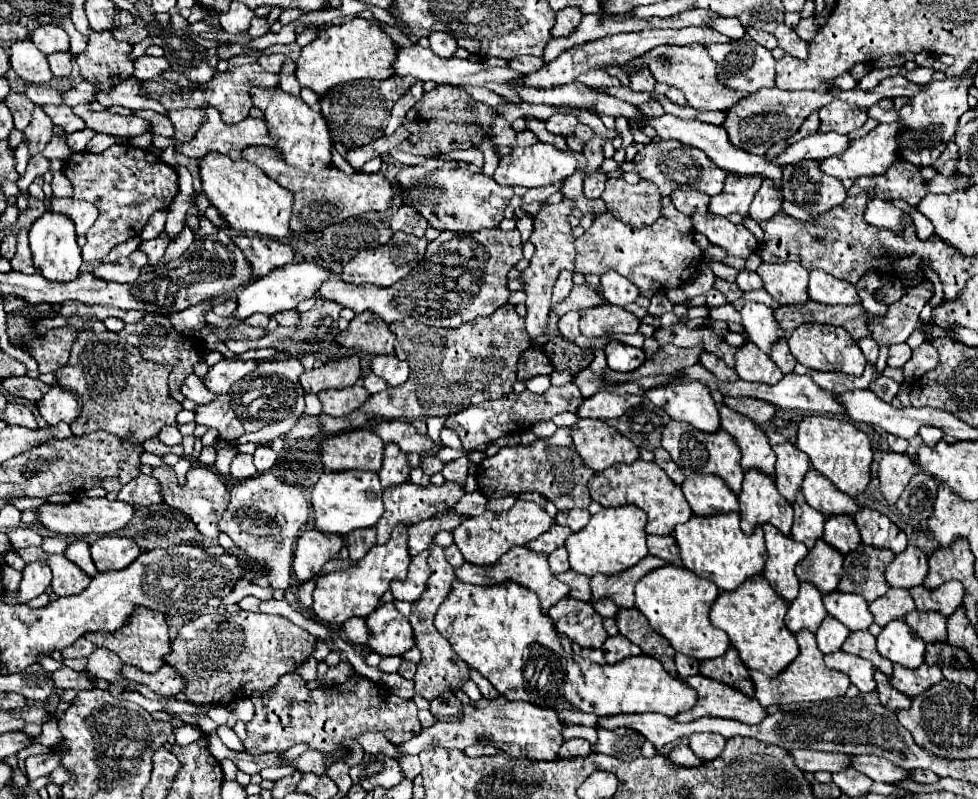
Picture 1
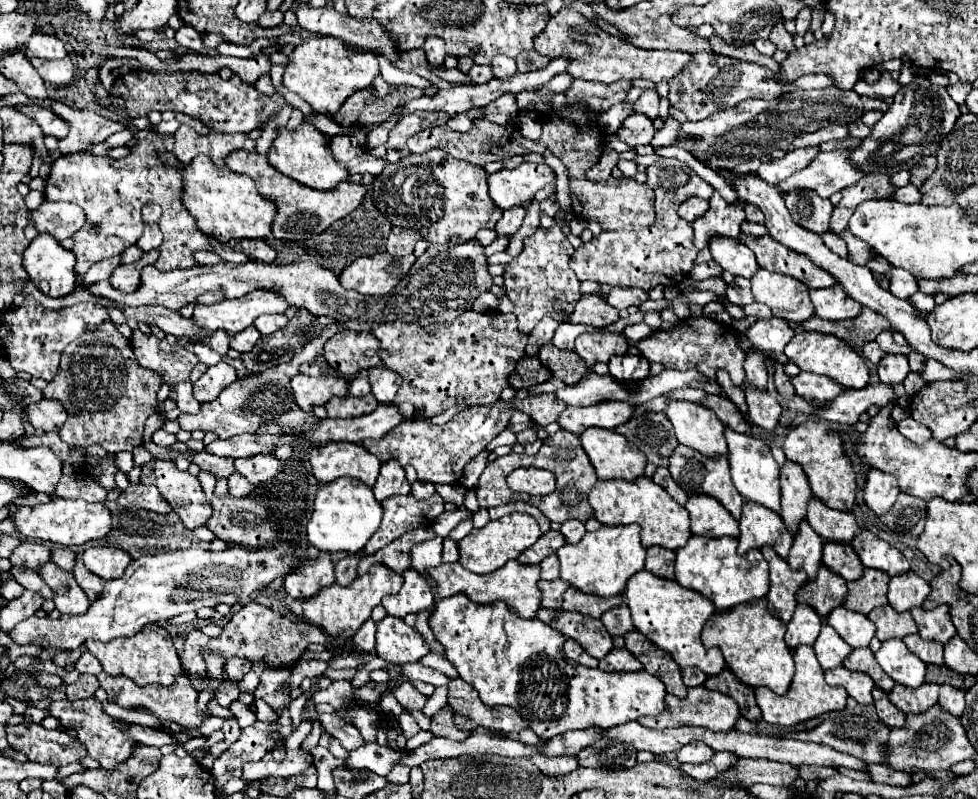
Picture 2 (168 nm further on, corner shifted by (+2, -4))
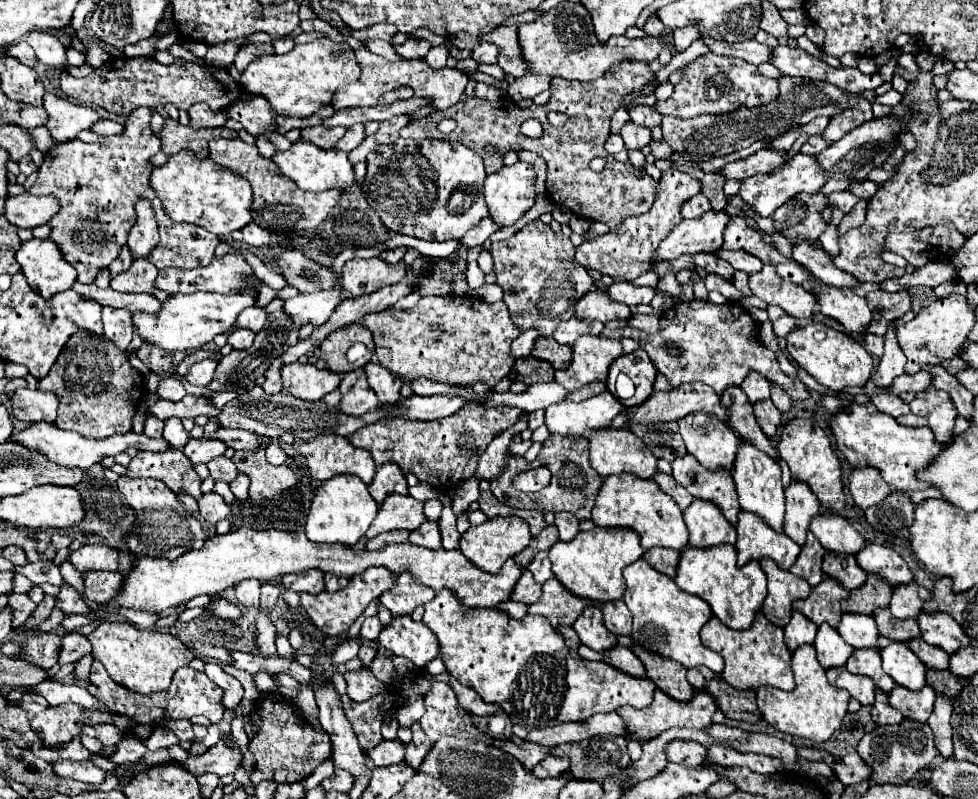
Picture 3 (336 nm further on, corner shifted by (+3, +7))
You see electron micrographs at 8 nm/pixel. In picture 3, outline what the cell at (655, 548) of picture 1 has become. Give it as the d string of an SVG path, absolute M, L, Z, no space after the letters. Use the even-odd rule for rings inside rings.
M653 548L643 554L643 558L661 574L667 574L669 578L675 578L677 574L677 564L679 564L681 552L671 550L671 548Z

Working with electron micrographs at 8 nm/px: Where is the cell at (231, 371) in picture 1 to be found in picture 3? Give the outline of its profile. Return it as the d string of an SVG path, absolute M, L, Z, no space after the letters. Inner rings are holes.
M203 360L203 362L197 362L189 368L187 372L187 380L195 386L207 386L211 380L213 380L213 374L215 374L215 366L217 362L215 360Z

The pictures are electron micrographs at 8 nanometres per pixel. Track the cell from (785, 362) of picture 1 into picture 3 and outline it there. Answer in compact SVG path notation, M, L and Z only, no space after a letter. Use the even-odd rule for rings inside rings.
M771 386L771 402L777 406L779 412L787 412L791 408L791 398L779 386Z

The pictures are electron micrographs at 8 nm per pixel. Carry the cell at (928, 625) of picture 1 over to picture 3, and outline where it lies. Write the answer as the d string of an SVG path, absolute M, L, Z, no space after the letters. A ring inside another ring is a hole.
M921 638L909 640L907 646L921 658L921 662L923 662L927 668L933 668L933 670L945 670L945 668L949 666L949 656L947 656L941 648L933 648L933 646L925 644Z

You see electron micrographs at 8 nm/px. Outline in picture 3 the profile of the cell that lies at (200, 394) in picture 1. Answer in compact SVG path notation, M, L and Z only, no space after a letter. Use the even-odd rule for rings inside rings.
M167 378L167 380L159 380L159 386L157 390L153 390L153 394L157 398L163 398L163 400L171 400L171 402L177 402L181 400L187 392L183 388L183 384L175 378Z

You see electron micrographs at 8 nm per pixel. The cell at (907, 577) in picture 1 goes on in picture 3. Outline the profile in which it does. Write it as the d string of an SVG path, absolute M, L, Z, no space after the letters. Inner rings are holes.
M915 582L907 584L907 586L899 586L893 590L893 598L891 598L891 614L899 620L907 620L907 618L917 618L923 610L923 604L931 598L931 594L923 588L917 586Z

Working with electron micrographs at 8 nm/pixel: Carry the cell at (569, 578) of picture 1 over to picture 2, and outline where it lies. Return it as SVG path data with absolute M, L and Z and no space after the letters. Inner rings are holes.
M554 579L554 581L540 581L538 587L542 589L542 607L560 609L562 595L570 587L570 583L562 581L562 579Z

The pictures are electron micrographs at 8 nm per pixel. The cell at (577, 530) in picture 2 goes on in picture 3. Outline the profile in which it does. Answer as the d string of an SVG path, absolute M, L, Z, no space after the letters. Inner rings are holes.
M557 512L555 514L555 526L559 530L559 540L569 542L577 536L579 532L579 520L571 516L571 512Z

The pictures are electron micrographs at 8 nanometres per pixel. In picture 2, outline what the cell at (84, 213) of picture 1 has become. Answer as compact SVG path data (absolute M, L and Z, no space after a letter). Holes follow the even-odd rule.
M44 201L36 211L30 211L30 221L40 233L52 233L64 241L86 225L86 213L74 203Z

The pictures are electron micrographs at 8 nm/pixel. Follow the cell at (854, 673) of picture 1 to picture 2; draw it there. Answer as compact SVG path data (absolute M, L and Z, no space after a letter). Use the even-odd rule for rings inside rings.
M834 667L834 671L826 671L826 683L844 687L848 695L854 697L860 705L872 703L874 681L860 671L846 671L844 667Z

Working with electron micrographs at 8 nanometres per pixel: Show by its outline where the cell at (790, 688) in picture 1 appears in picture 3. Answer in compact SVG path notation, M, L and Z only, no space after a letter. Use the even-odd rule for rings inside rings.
M813 646L797 648L793 652L791 668L793 668L795 682L797 682L797 688L793 692L783 692L771 686L757 690L757 704L763 714L763 720L783 734L797 736L797 738L809 738L813 742L825 742L833 736L837 728L841 728L851 696L849 692L835 688L827 682L825 670L821 668L821 664L817 664Z

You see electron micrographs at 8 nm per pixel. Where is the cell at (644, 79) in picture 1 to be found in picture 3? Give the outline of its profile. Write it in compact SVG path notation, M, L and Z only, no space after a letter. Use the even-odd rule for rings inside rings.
M633 106L631 108L631 120L639 126L647 126L647 128L655 128L655 126L661 126L661 120L663 116L657 114L651 106Z

